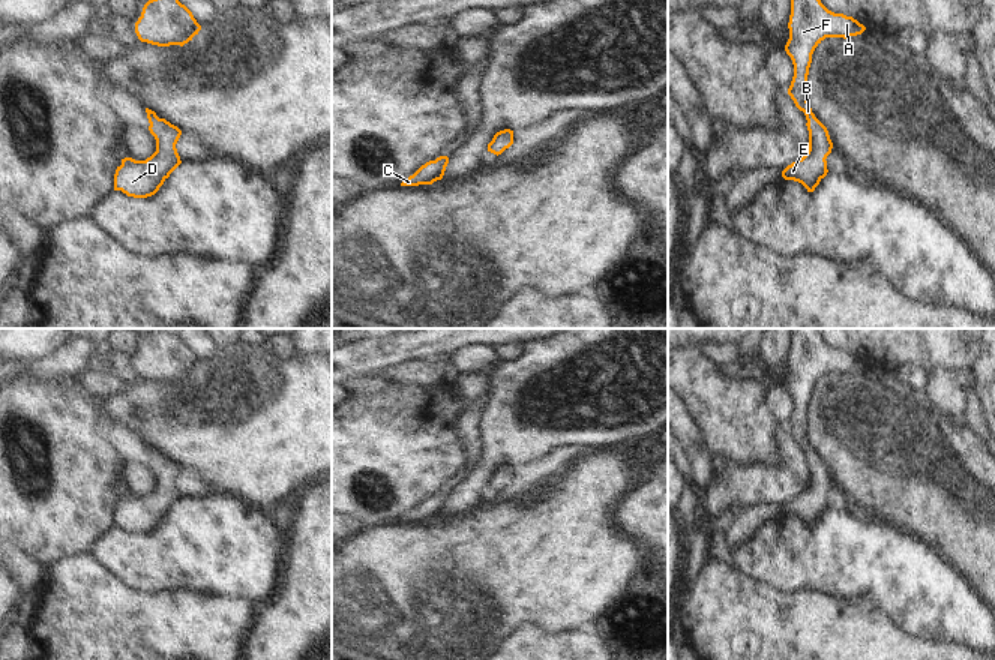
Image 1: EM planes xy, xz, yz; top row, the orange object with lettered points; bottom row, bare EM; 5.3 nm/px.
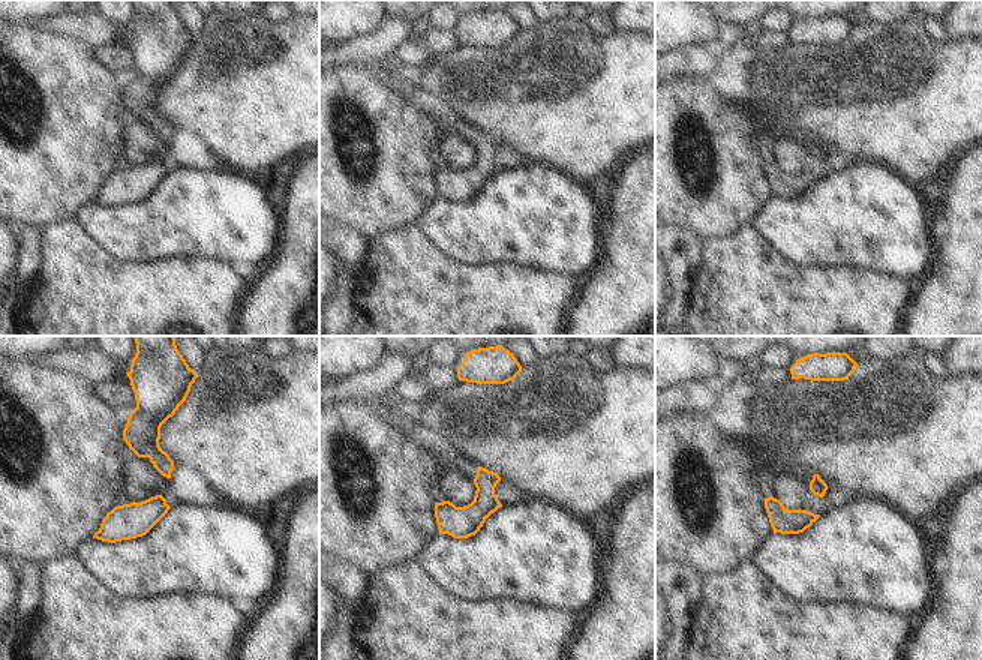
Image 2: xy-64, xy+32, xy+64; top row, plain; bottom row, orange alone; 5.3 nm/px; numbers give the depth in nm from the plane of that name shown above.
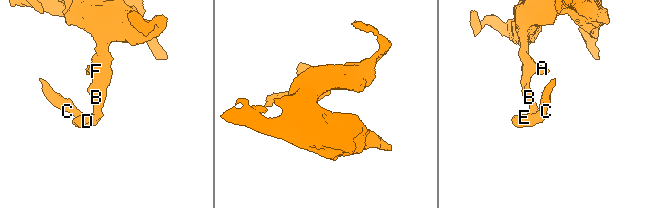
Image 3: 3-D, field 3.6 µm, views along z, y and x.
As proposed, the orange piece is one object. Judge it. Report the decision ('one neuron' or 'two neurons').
one neuron

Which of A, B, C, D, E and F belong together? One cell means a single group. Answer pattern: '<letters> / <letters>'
A B C D E F

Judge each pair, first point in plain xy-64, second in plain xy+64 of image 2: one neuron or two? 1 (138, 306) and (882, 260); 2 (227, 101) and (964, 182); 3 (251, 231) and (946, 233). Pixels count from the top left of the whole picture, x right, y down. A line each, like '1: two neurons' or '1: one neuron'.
1: two neurons
2: two neurons
3: two neurons

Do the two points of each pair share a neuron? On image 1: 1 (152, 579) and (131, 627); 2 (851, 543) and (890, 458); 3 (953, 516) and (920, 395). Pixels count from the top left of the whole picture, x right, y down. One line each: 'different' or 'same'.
1: different
2: different
3: different

